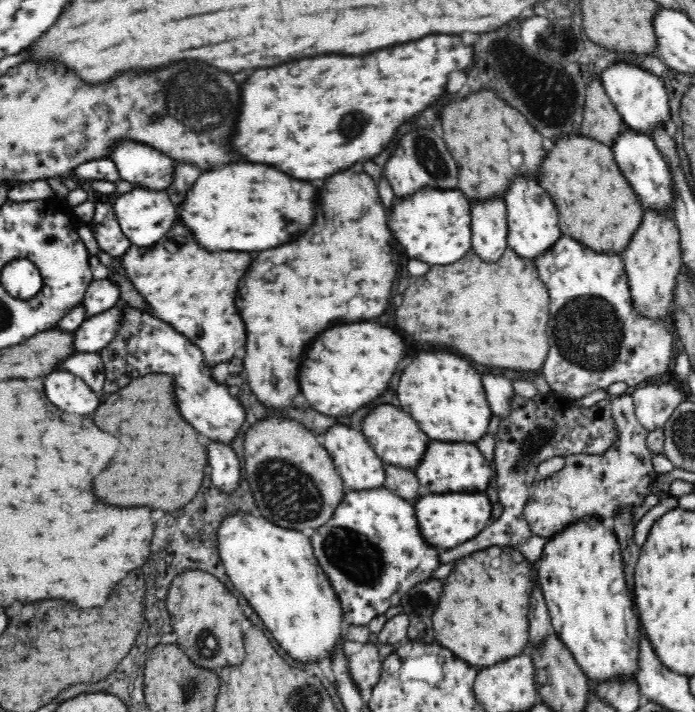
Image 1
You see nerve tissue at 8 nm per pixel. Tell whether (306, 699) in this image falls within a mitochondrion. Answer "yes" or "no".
yes

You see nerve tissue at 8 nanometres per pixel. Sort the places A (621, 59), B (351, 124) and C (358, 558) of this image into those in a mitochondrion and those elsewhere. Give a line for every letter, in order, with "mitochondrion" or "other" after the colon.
A: other
B: mitochondrion
C: mitochondrion

